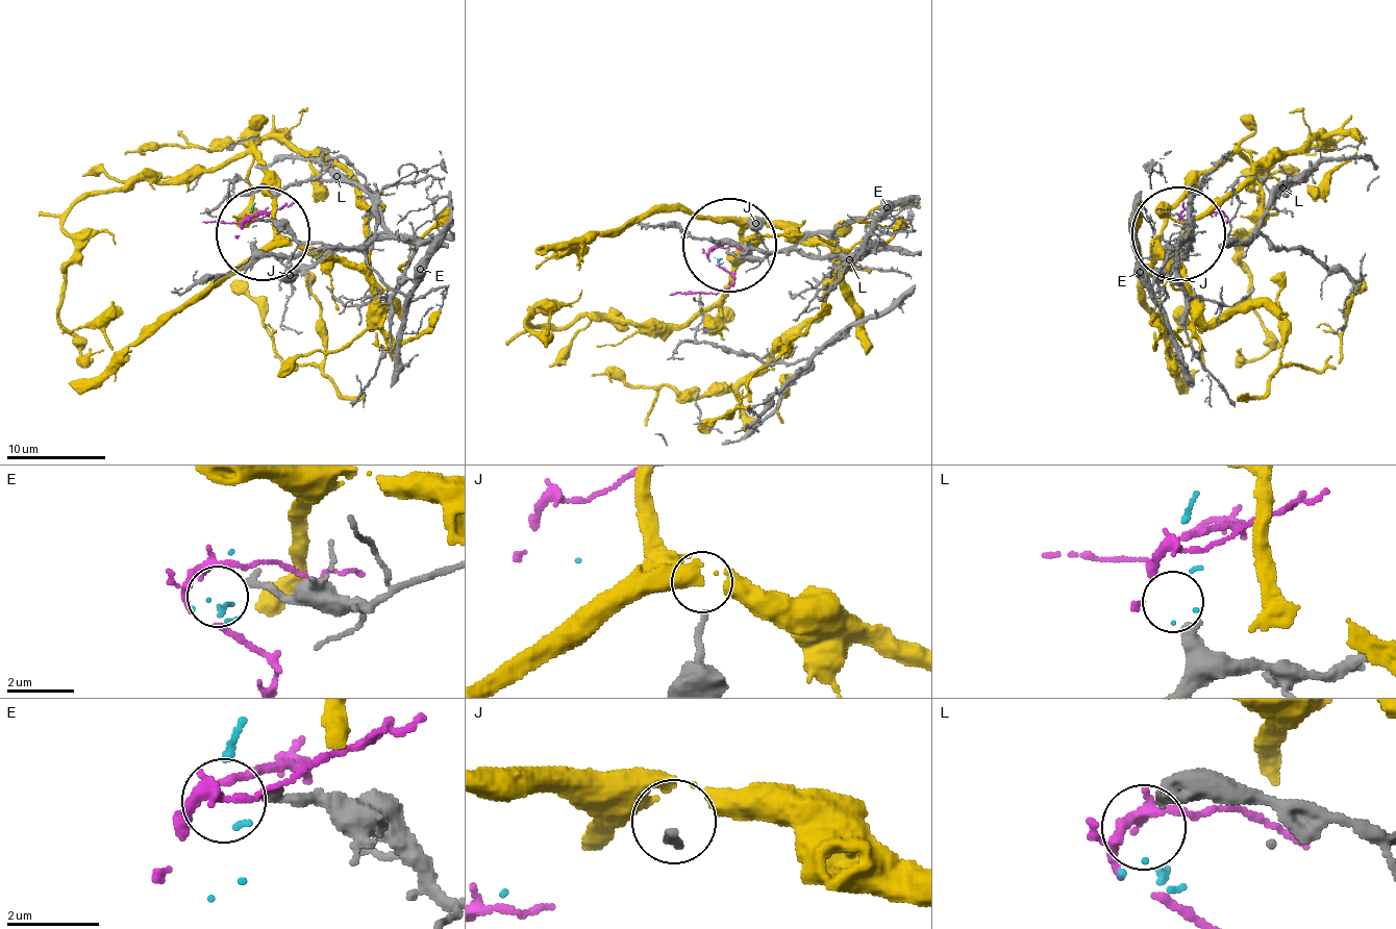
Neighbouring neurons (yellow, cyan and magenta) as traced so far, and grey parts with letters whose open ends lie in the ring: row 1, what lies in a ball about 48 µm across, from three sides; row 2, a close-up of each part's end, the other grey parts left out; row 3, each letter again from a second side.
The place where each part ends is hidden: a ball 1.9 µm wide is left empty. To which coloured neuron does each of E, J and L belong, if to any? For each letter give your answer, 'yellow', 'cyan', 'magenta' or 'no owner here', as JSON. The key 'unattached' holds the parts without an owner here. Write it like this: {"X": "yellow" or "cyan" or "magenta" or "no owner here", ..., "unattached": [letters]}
{"E": "cyan", "J": "yellow", "L": "magenta", "unattached": []}

